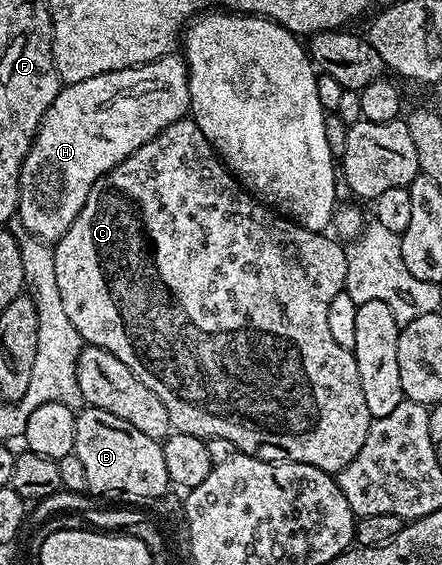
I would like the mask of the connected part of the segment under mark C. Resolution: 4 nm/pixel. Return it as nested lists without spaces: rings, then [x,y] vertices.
[[[183,118],[172,122],[172,126],[168,126],[160,134],[156,134],[156,138],[152,138],[147,144],[140,146],[140,150],[136,150],[128,158],[124,158],[124,162],[120,162],[112,170],[108,170],[105,176],[100,177],[92,186],[80,214],[76,214],[72,226],[57,240],[53,249],[56,262],[56,286],[60,290],[60,299],[64,301],[64,311],[68,313],[72,326],[76,326],[76,330],[89,347],[103,348],[108,350],[108,354],[116,354],[116,358],[120,358],[120,362],[124,362],[124,366],[128,366],[128,370],[132,370],[132,374],[136,374],[136,378],[140,378],[140,382],[144,382],[144,386],[148,386],[148,390],[152,390],[152,394],[156,394],[156,398],[160,398],[160,402],[164,402],[164,410],[168,410],[170,427],[173,431],[199,436],[201,440],[205,441],[212,438],[228,438],[228,442],[232,442],[234,449],[243,456],[255,456],[257,460],[307,464],[331,474],[337,474],[341,468],[348,466],[348,462],[352,462],[352,458],[356,458],[356,454],[360,454],[360,446],[364,446],[364,438],[368,438],[372,419],[368,405],[364,402],[364,390],[360,386],[360,370],[356,366],[353,351],[340,346],[340,342],[336,342],[336,338],[332,338],[331,332],[328,331],[328,306],[332,303],[332,298],[336,298],[336,294],[343,292],[346,286],[346,275],[348,274],[346,249],[333,235],[301,228],[299,224],[287,220],[285,216],[247,192],[234,179],[230,169],[218,159],[218,153],[210,145],[208,138],[204,138],[200,126],[196,126],[194,119]]]

